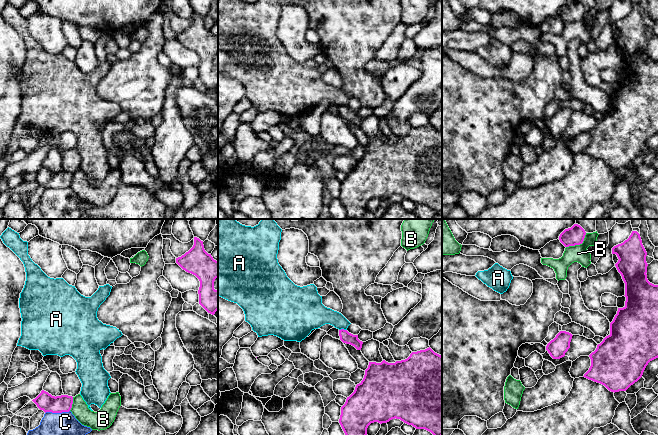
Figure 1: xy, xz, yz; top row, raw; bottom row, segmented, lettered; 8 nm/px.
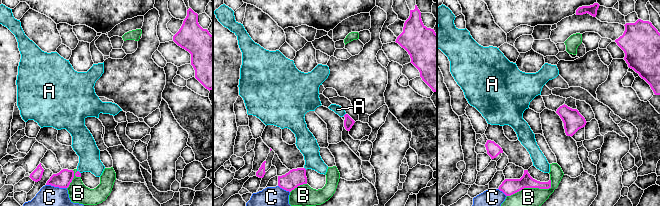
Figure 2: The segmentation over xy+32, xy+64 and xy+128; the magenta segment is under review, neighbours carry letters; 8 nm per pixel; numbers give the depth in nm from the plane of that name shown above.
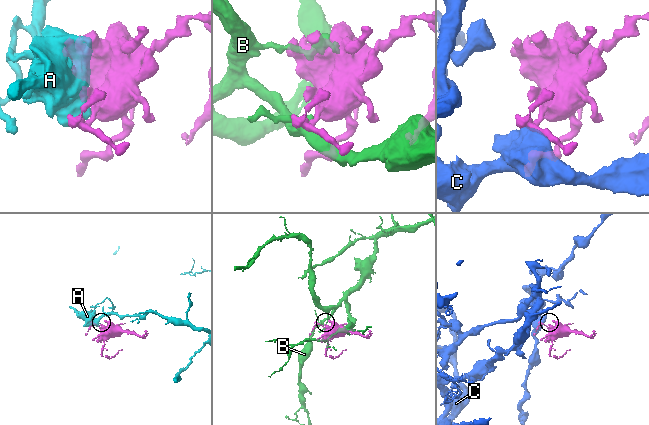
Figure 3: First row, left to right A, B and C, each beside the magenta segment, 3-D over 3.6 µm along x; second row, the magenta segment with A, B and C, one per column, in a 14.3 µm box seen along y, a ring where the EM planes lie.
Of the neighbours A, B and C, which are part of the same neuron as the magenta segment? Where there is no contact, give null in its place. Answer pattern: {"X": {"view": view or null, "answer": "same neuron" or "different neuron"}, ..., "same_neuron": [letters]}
{"A": {"view": "xz", "answer": "different neuron"}, "B": {"view": "yz", "answer": "different neuron"}, "C": {"view": "xy", "answer": "different neuron"}, "same_neuron": []}

